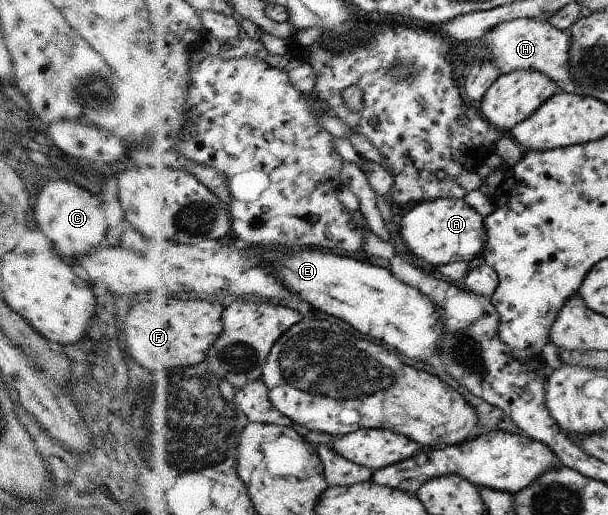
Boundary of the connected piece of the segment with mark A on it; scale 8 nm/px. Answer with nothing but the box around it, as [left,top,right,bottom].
[400,198,487,268]

